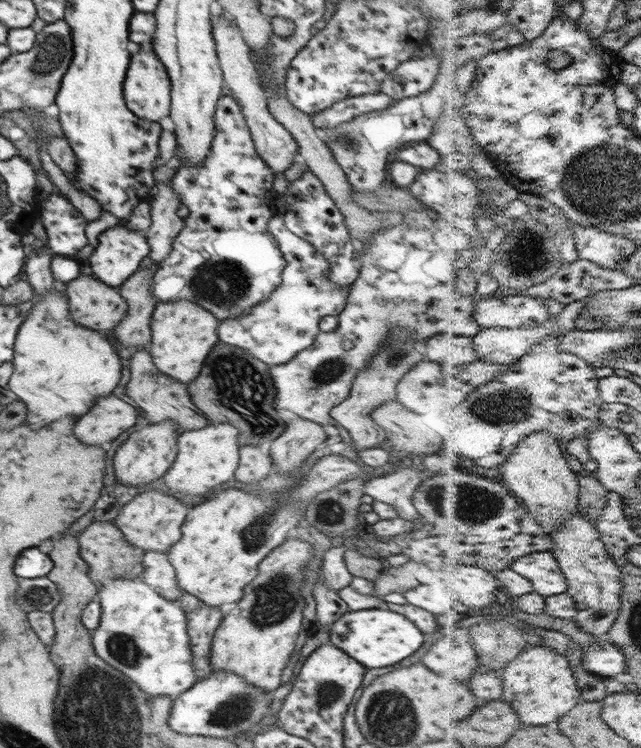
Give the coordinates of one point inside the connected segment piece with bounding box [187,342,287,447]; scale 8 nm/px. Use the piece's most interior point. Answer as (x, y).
(233, 388)

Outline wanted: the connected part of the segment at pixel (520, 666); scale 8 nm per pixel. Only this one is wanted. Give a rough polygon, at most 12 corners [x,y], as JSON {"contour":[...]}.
{"contour":[[531,644],[504,674],[528,724],[584,702],[570,659]]}

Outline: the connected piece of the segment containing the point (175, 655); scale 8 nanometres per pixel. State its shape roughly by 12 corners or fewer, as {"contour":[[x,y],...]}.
{"contour":[[140,578],[102,582],[96,654],[150,697],[198,678],[187,618]]}

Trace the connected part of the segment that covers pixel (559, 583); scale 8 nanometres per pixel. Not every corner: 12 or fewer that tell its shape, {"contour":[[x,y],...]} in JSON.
{"contour":[[536,551],[511,568],[551,597],[569,592],[554,551]]}

